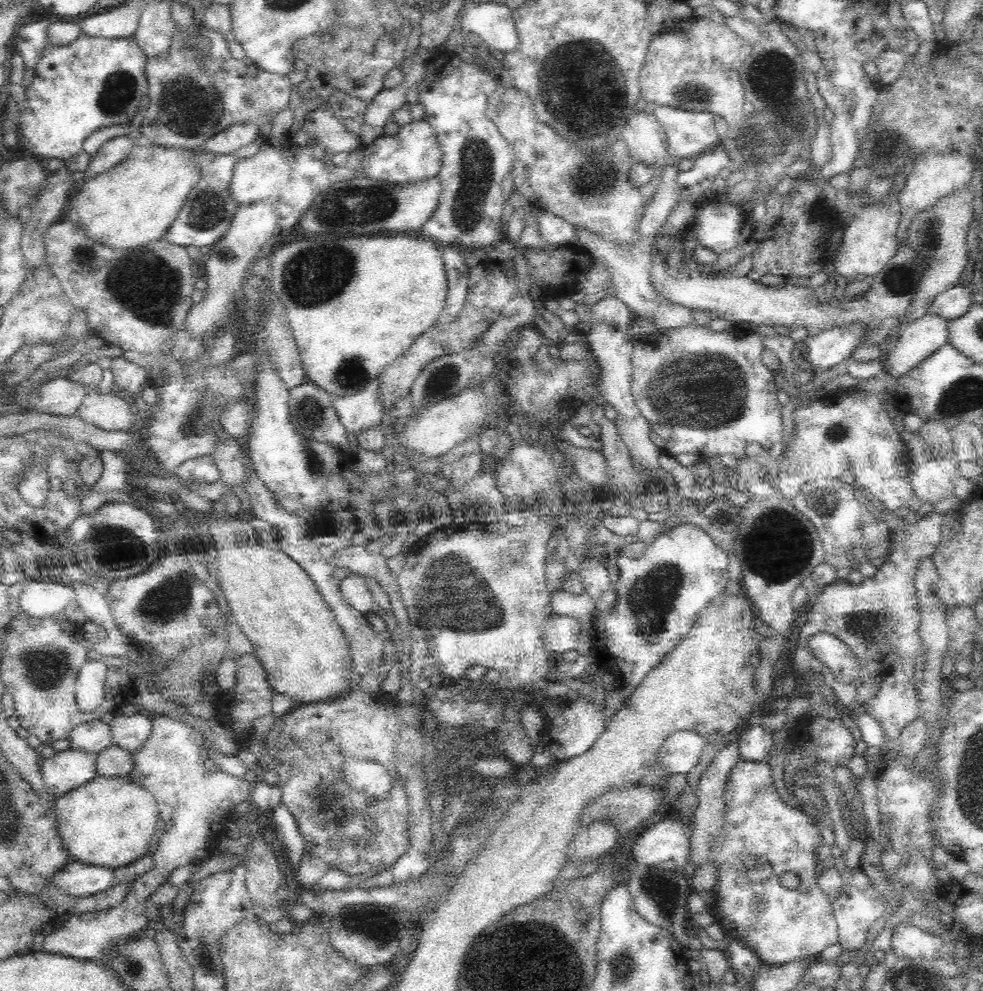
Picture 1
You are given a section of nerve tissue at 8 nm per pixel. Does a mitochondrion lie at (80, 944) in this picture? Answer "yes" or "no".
no

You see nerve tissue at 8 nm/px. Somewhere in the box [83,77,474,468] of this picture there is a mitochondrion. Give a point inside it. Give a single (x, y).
(146, 286)

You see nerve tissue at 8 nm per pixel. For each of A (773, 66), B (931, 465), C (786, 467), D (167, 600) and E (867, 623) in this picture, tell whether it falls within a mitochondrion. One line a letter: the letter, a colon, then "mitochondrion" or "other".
A: mitochondrion
B: other
C: other
D: mitochondrion
E: mitochondrion

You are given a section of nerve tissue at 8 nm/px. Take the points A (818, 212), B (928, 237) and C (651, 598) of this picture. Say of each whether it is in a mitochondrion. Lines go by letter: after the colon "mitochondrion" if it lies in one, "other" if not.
A: mitochondrion
B: mitochondrion
C: mitochondrion

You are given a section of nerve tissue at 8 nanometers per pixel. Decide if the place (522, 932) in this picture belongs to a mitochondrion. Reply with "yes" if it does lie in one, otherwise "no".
no

